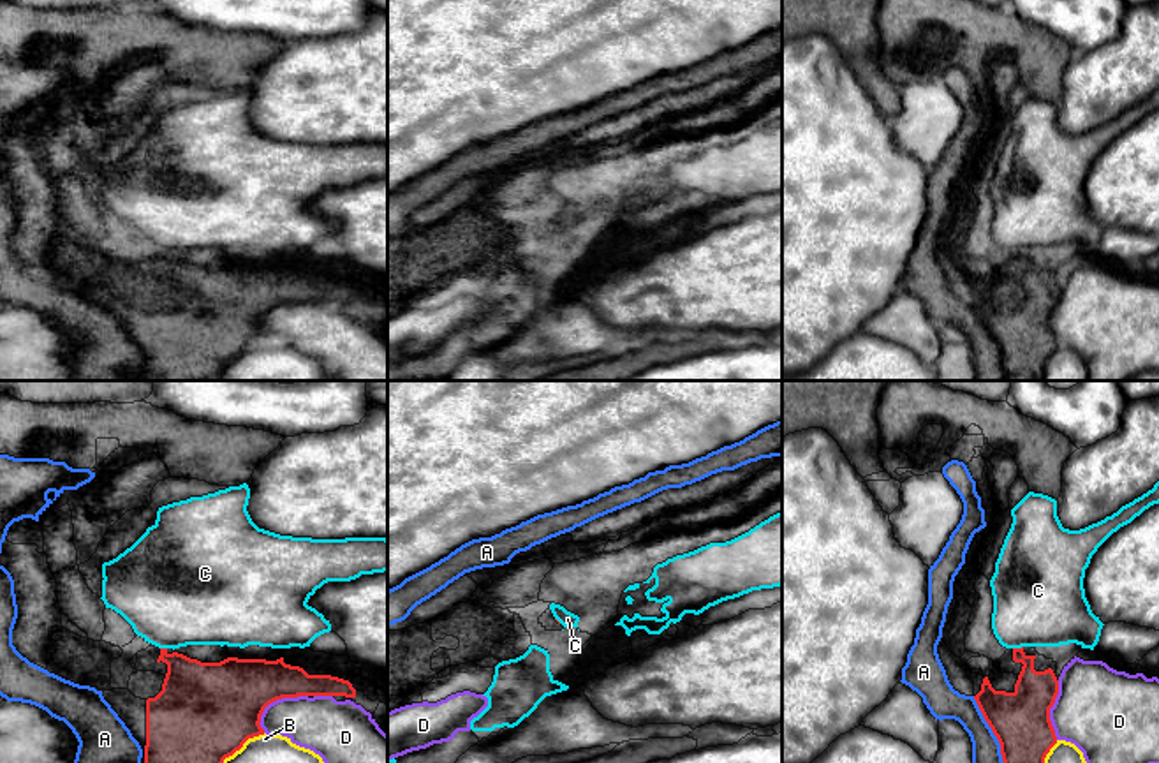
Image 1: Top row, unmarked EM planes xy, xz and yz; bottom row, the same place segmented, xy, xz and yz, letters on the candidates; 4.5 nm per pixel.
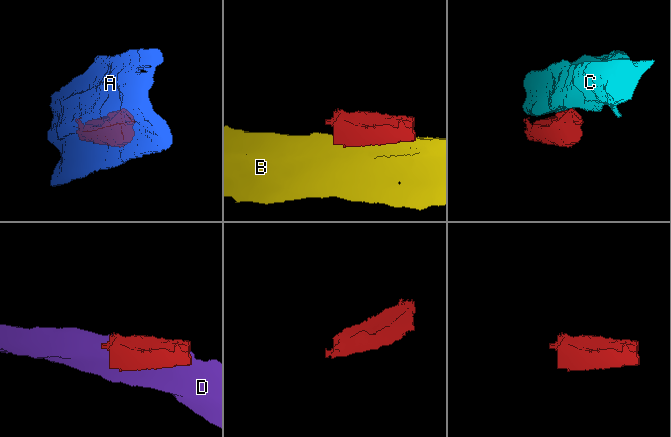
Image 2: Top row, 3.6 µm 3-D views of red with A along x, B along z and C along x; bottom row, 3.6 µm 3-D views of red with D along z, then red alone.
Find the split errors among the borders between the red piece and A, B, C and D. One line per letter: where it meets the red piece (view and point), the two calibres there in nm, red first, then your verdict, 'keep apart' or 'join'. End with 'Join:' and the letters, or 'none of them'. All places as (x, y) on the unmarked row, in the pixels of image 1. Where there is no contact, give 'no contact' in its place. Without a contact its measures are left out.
A: yz (994, 339) | 260/140 nm | keep apart
B: xy (236, 355) | 460/360 nm | keep apart
C: yz (1017, 254) | 190/420 nm | keep apart
D: xy (273, 305) | 400/260 nm | keep apart
Join: none of them

